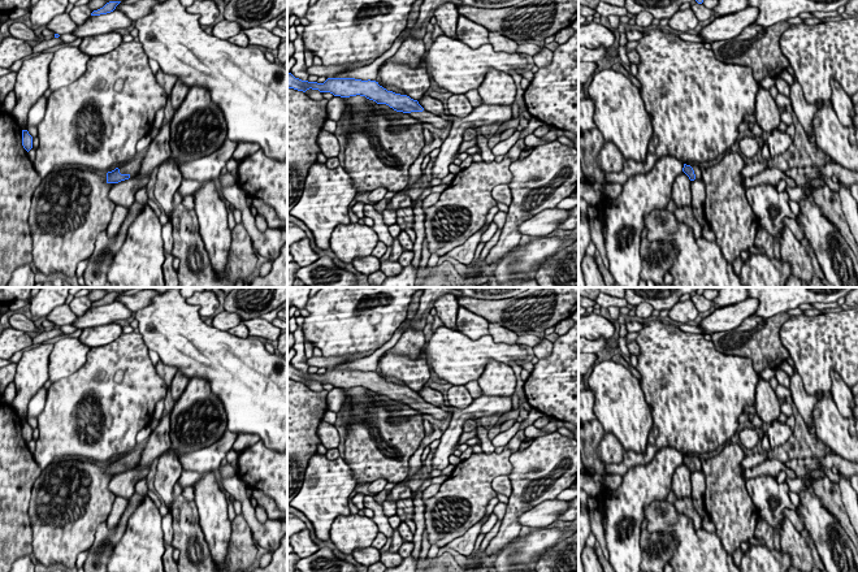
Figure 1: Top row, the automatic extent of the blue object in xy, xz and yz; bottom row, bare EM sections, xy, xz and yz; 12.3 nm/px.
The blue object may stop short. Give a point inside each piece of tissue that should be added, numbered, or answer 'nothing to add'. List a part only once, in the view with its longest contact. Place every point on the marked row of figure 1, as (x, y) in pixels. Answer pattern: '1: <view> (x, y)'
1: xy (131, 167)

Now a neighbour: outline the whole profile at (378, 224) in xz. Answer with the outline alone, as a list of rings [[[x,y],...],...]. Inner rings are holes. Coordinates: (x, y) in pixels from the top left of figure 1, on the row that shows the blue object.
[[[364,204],[364,216],[373,220],[373,230],[377,233],[380,242],[385,243],[387,250],[380,260],[387,260],[391,254],[391,244],[394,238],[389,233],[389,226],[385,224],[384,217],[374,209],[372,204]]]

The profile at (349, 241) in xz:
[[[338,224],[330,237],[330,250],[339,260],[352,264],[356,257],[367,257],[380,242],[373,228],[356,224]]]

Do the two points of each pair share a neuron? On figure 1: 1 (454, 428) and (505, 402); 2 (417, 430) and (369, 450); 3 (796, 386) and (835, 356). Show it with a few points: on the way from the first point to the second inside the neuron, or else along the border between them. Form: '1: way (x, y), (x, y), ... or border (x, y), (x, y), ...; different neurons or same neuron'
1: way (466, 415), (480, 407), (492, 406); same neuron
2: way (410, 446), (402, 462), (385, 458); same neuron
3: border (794, 365), (802, 388), (815, 397); different neurons

